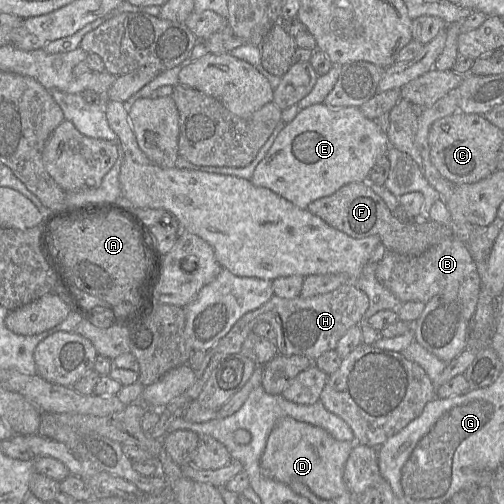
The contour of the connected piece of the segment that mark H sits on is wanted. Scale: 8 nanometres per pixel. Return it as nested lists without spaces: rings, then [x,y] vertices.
[[[353,282],[314,297],[298,296],[294,299],[284,299],[273,296],[258,309],[241,317],[231,330],[207,351],[200,368],[195,371],[193,385],[160,410],[166,410],[172,417],[182,417],[188,406],[197,400],[214,368],[227,356],[240,352],[243,342],[259,322],[267,322],[273,327],[276,333],[275,344],[278,355],[300,355],[314,362],[323,353],[336,349],[340,338],[351,327],[361,323],[368,307],[368,296]]]

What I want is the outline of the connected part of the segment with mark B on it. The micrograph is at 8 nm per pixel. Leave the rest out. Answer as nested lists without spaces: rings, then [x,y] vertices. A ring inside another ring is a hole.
[[[452,236],[431,247],[419,256],[410,257],[386,251],[376,268],[377,280],[401,302],[427,303],[432,297],[448,292],[457,292],[463,307],[463,316],[471,322],[481,292],[481,278],[477,263],[465,243]]]

